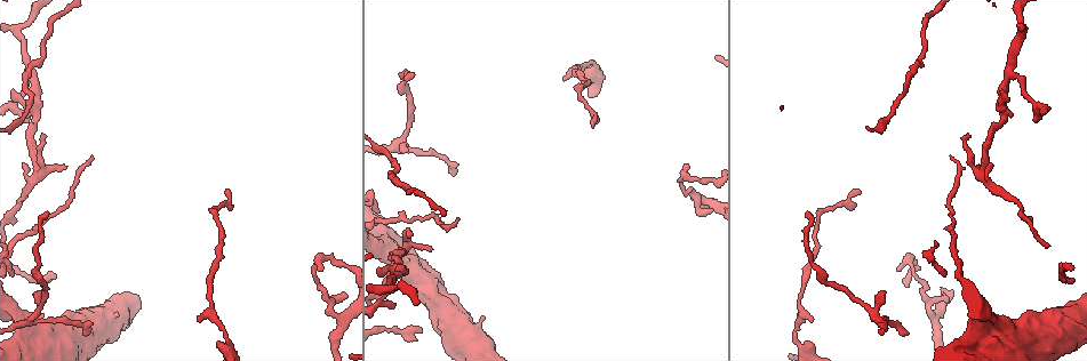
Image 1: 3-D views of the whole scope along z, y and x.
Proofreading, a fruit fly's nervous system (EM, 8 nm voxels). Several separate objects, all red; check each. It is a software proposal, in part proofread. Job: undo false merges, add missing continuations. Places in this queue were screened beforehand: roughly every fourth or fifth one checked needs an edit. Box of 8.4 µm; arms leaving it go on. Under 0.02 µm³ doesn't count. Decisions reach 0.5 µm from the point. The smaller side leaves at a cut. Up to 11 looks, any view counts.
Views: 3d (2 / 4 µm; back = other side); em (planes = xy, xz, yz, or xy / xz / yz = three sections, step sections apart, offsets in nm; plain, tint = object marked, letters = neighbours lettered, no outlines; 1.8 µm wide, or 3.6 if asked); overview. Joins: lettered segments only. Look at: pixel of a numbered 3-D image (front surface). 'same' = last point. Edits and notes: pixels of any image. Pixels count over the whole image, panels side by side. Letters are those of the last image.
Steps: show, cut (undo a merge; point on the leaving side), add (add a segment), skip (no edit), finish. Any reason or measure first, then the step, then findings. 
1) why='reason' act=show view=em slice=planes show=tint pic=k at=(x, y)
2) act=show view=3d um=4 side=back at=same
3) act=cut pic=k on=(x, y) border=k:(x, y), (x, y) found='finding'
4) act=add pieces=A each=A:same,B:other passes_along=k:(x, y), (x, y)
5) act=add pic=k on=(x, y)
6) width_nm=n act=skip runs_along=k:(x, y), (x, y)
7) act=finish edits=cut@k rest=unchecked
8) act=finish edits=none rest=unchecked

why='thick turns thin' act=show view=3d um=4 pic=1 at=(977, 328)

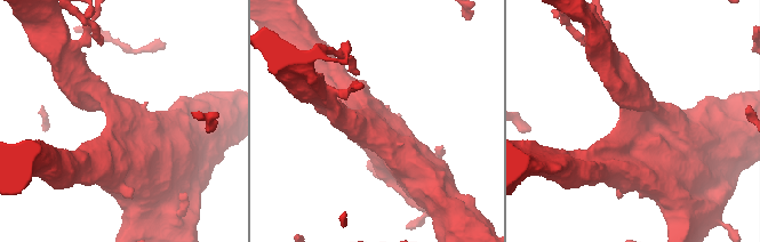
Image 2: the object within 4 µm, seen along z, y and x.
act=show view=em slice=planes show=letters pic=2 at=(121, 123)

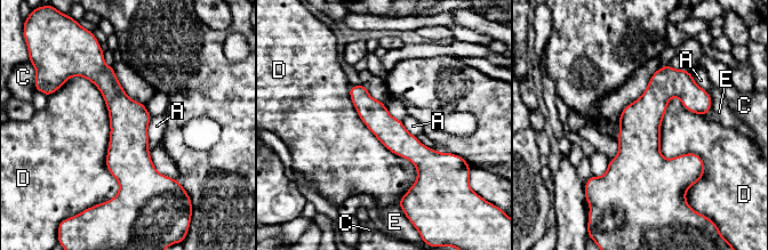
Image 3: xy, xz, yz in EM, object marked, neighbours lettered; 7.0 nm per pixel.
width_nm=200 act=skip each=A:other,C:other,D:other,E:other runs_along=3:(100, 64), (126, 115), (122, 194) found='all the same neuron'

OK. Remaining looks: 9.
why='sharp bend' act=show view=3d um=4 pic=1 at=(38, 174)

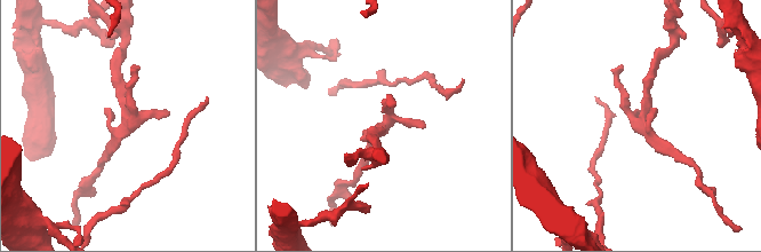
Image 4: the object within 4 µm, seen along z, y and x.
act=show view=em um=3.6 slice=xz step=16 show=tint pic=4 at=(641, 124)

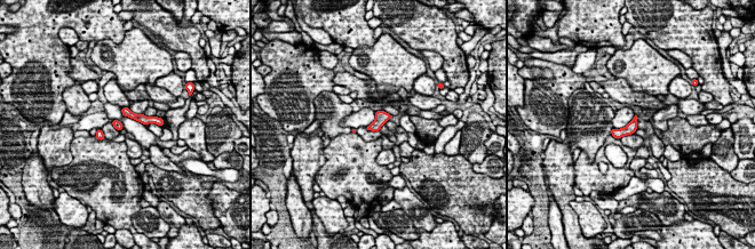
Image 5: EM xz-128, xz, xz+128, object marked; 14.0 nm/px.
why='what lies round it' act=show view=em um=3.6 slice=xz step=16 show=letters at=same

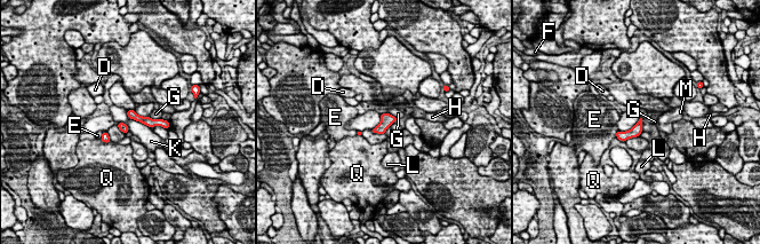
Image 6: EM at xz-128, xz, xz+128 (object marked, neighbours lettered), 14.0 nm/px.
longest_contact=K:460nm act=skip each=D:other,E:other,F:other,G:other,H:other,K:other,L:other,M:other,Q:other found='all the same neuron'

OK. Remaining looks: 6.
why='free end' act=show view=em slice=planes show=plain pic=1 at=(455, 175)

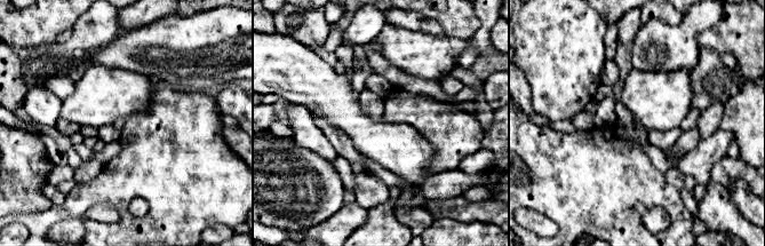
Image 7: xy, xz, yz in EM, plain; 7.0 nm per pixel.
act=show view=em slice=planes show=letters at=same

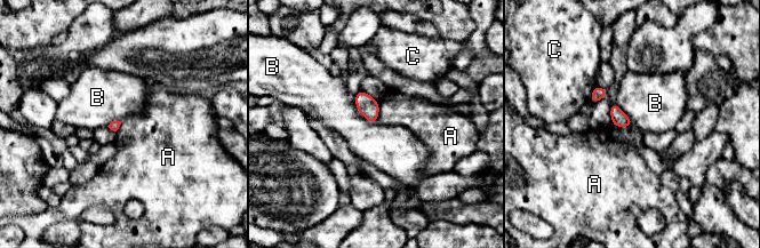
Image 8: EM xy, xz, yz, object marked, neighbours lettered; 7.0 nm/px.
act=skip each=A:other,B:other,C:other border=8:(353, 98), (357, 110), (376, 122) found='no lettered segment goes on from it'

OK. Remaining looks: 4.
why='three-way junction' act=show view=3d um=2 pic=1 at=(339, 321)

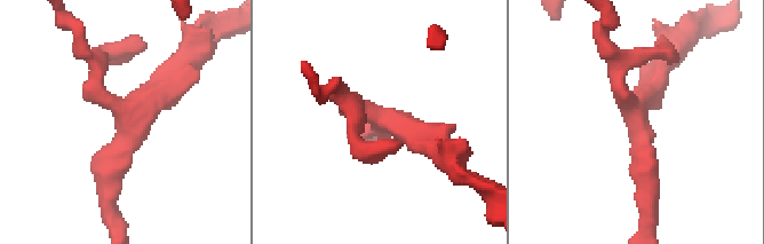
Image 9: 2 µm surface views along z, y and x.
why='need the tissue' act=show view=em slice=planes show=tint pic=9 at=(383, 121)

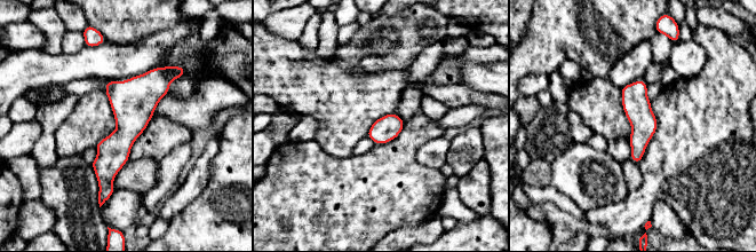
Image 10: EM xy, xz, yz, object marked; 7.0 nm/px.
act=show view=em slice=planes show=letters at=same

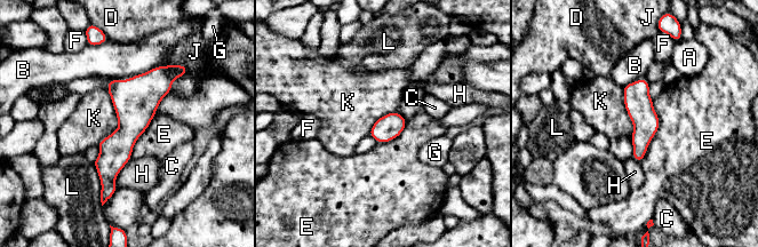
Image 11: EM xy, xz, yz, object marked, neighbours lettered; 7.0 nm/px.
act=skip each=A:other,B:other,C:other,D:other,E:other,F:other,G:other,H:other,J:other,K:other,L:other runs_along=11:(168, 69), (135, 103), (110, 189) found='continuous, no second neuron'

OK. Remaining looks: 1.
act=finish edits=none rest=unchecked

